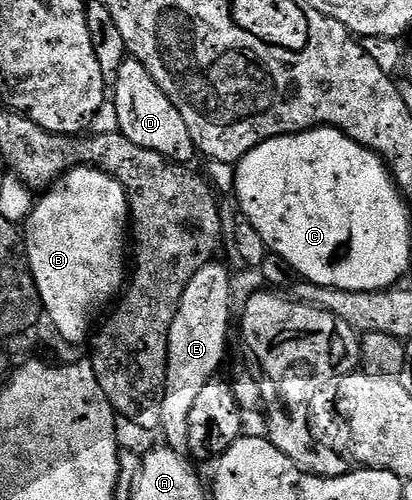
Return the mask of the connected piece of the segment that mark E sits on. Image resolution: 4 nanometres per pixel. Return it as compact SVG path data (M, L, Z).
M215 260L202 266L202 269L198 270L198 273L191 278L186 290L183 291L182 302L179 303L178 312L174 316L174 322L171 323L170 334L168 335L166 390L163 392L162 422L159 429L161 434L164 434L165 445L183 456L189 453L190 411L203 387L215 379L219 373L217 370L226 354L230 330L232 280L227 268L220 263L221 261Z

